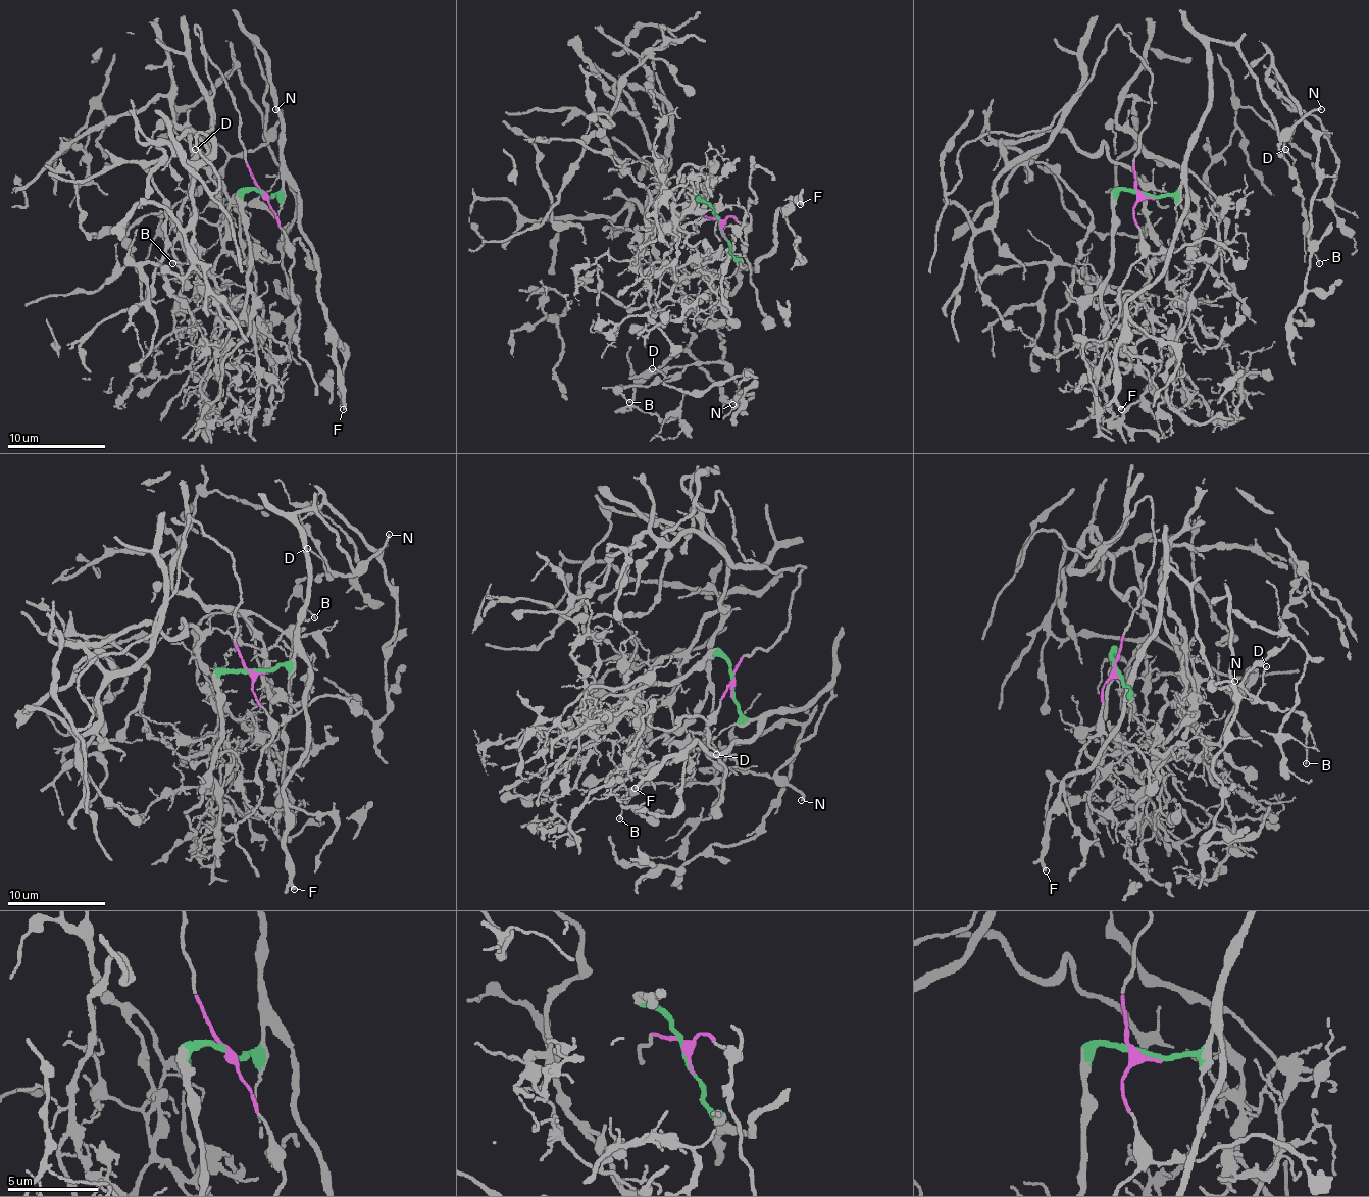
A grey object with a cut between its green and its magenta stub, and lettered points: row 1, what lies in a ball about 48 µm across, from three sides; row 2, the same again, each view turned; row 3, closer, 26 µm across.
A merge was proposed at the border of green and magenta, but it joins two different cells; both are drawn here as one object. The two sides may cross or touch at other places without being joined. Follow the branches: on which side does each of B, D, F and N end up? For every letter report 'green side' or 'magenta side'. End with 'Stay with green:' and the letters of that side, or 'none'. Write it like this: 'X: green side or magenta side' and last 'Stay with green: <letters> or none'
B: green side
D: green side
F: green side
N: green side
Stay with green: B, D, F, N

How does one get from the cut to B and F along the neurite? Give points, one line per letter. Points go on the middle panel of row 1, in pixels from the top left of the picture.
B: (720, 227), (740, 263), (740, 283), (713, 292), (725, 363), (622, 385), (629, 402)
F: (720, 227), (729, 253), (754, 270), (754, 265), (771, 251), (773, 216), (794, 199), (801, 199), (801, 204)

